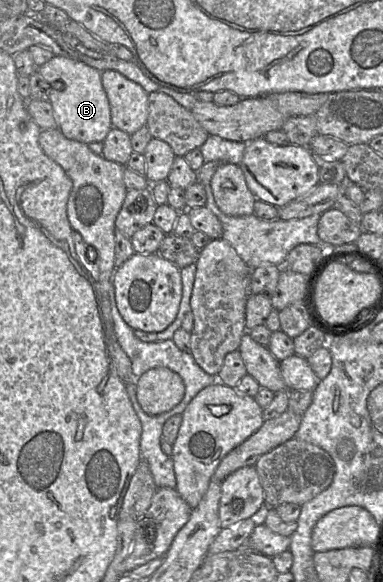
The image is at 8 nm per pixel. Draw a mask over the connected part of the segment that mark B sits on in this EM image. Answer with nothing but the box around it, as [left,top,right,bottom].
[38,56,112,144]

